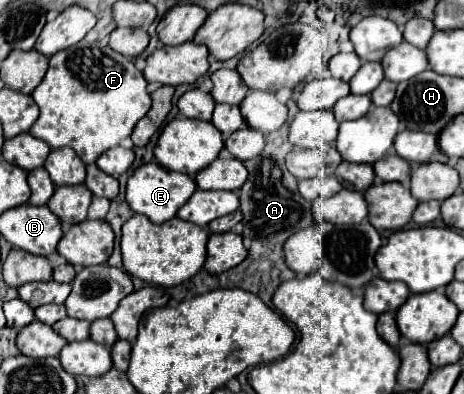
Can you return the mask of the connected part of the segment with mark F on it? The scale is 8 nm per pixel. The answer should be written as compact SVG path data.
M80 41L50 57L46 77L32 91L40 115L30 133L46 141L52 149L72 147L84 163L94 163L106 149L128 139L134 125L150 111L146 85L146 79L130 57L120 55L98 41Z

